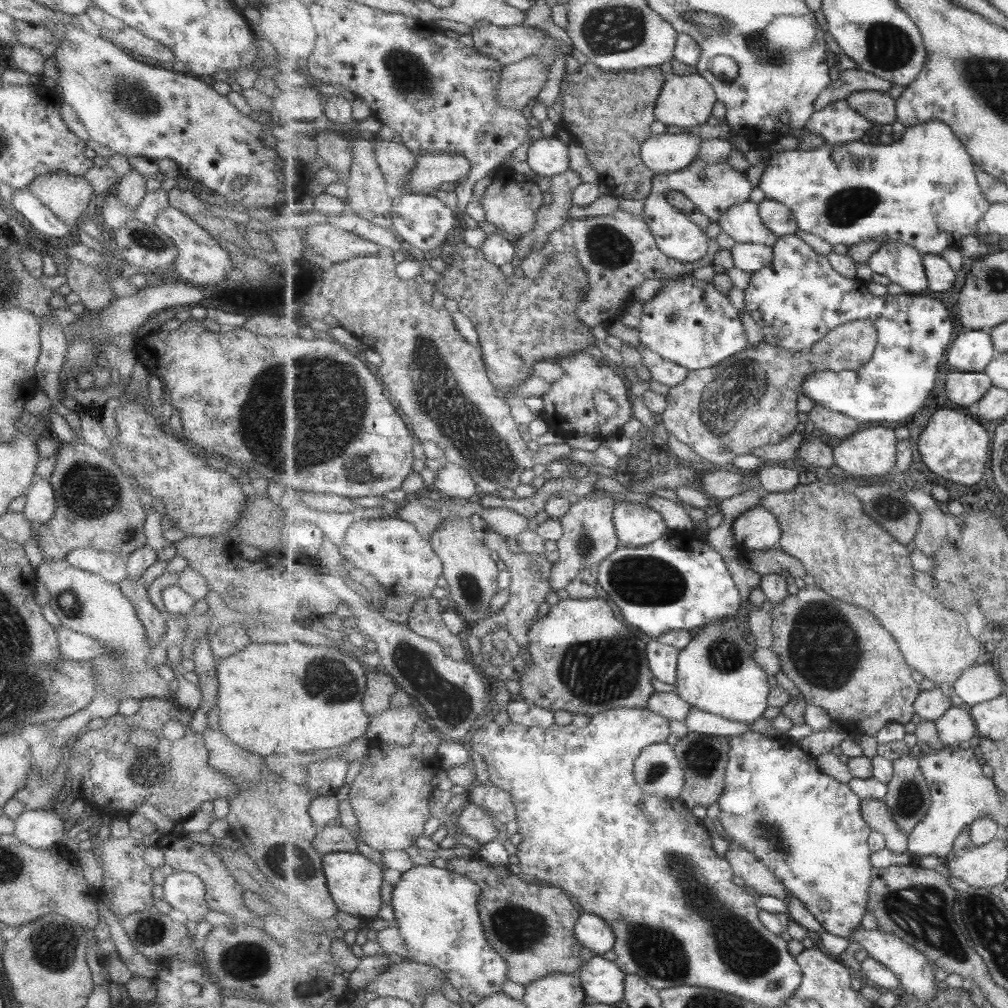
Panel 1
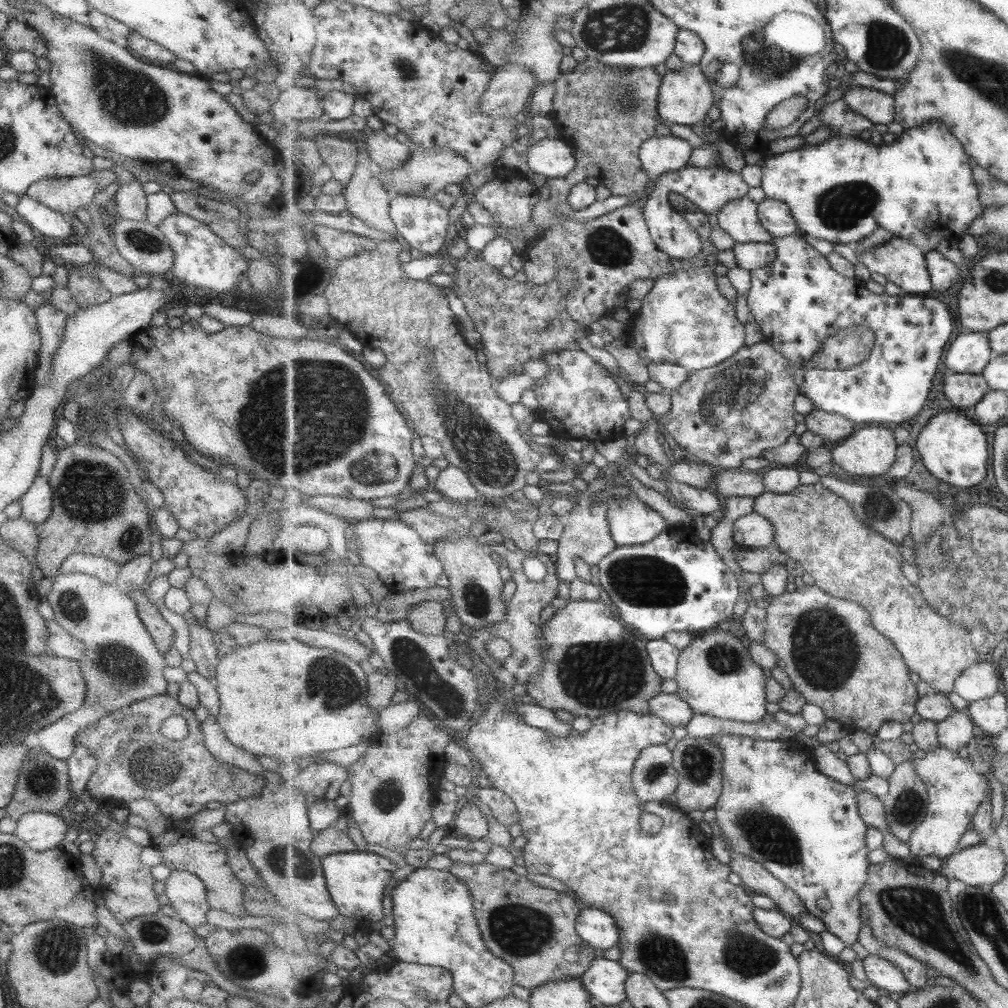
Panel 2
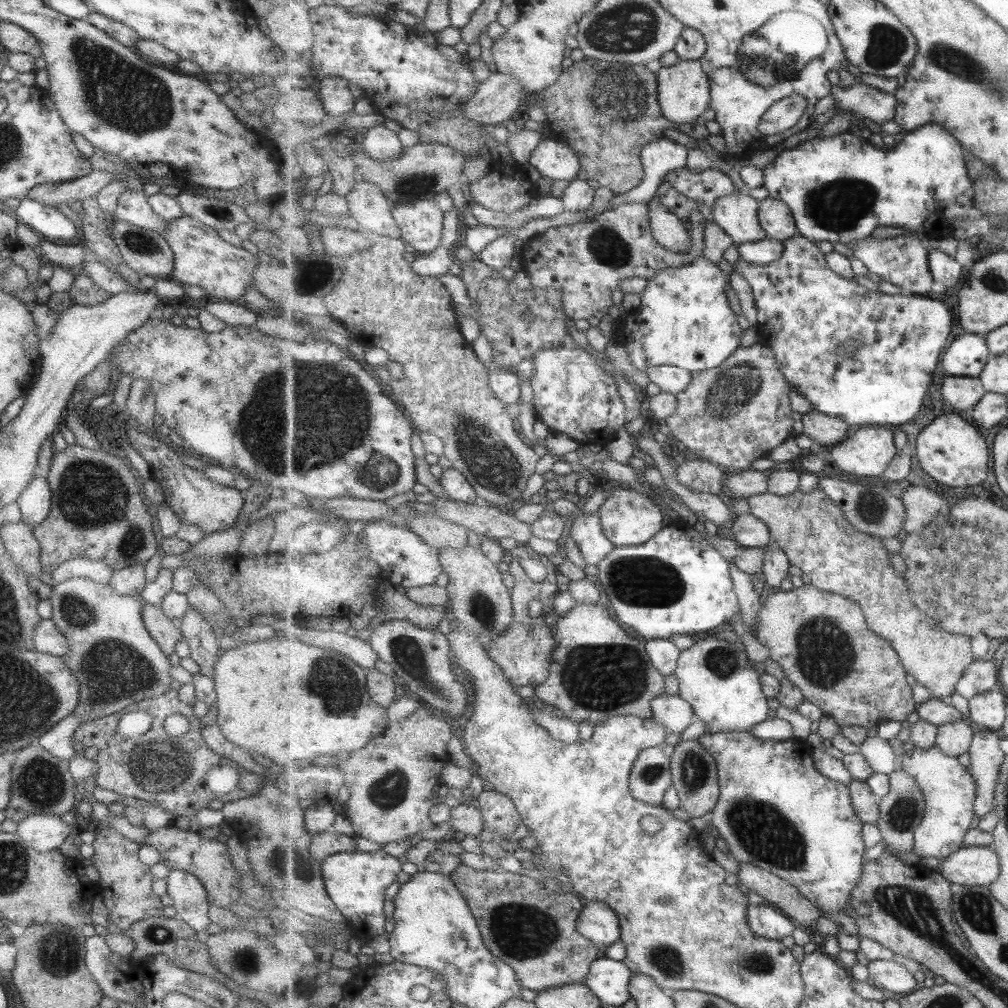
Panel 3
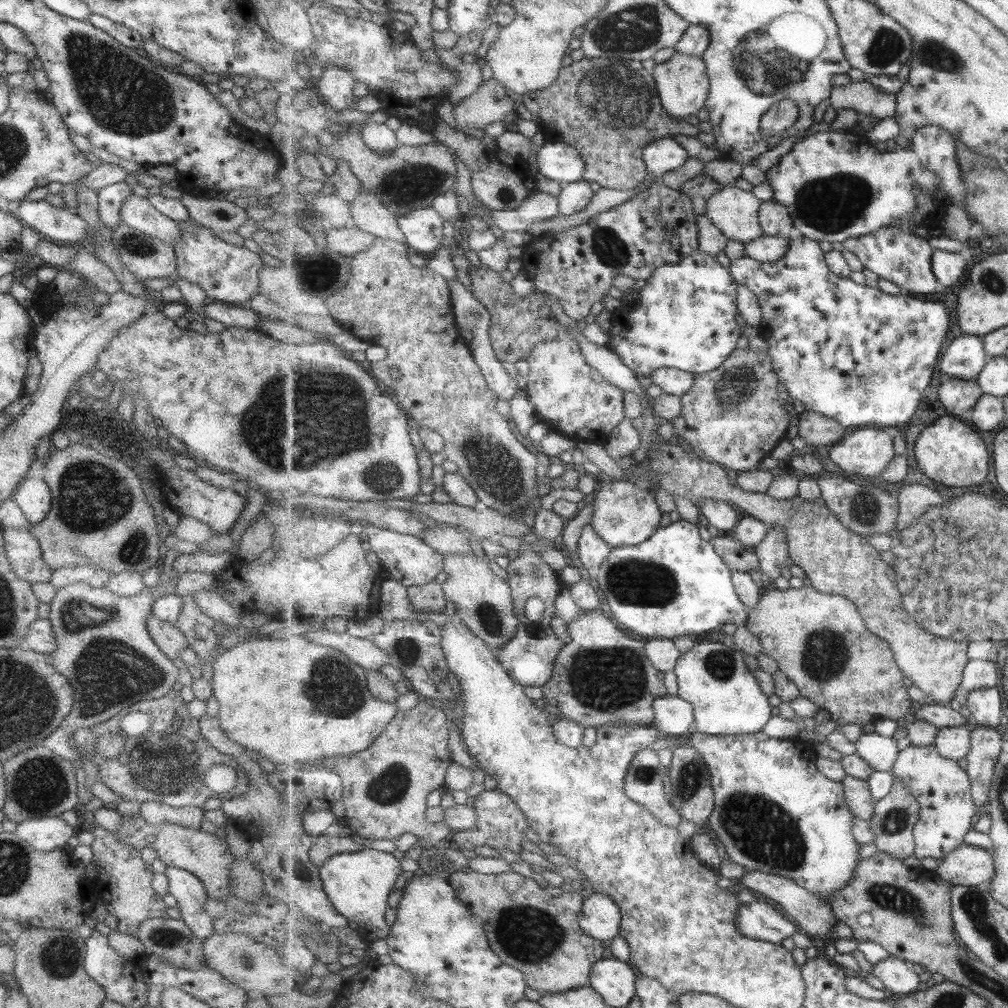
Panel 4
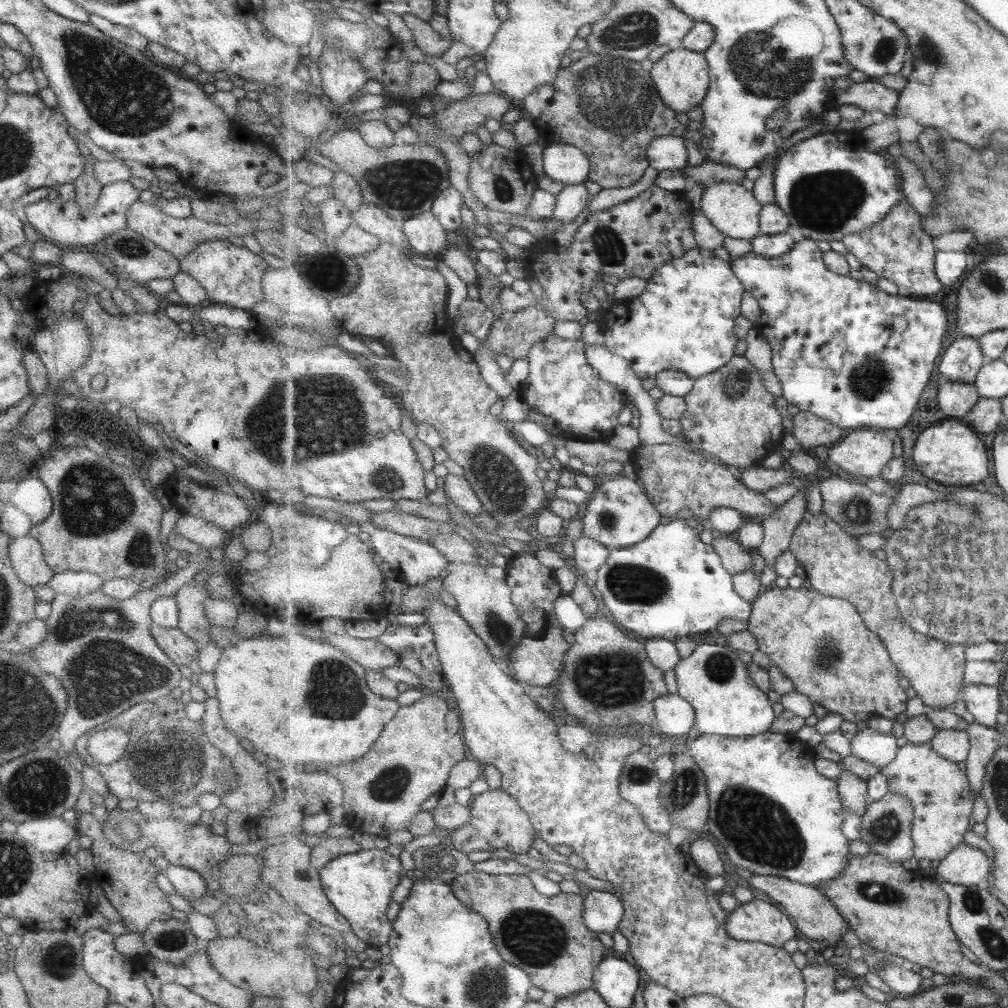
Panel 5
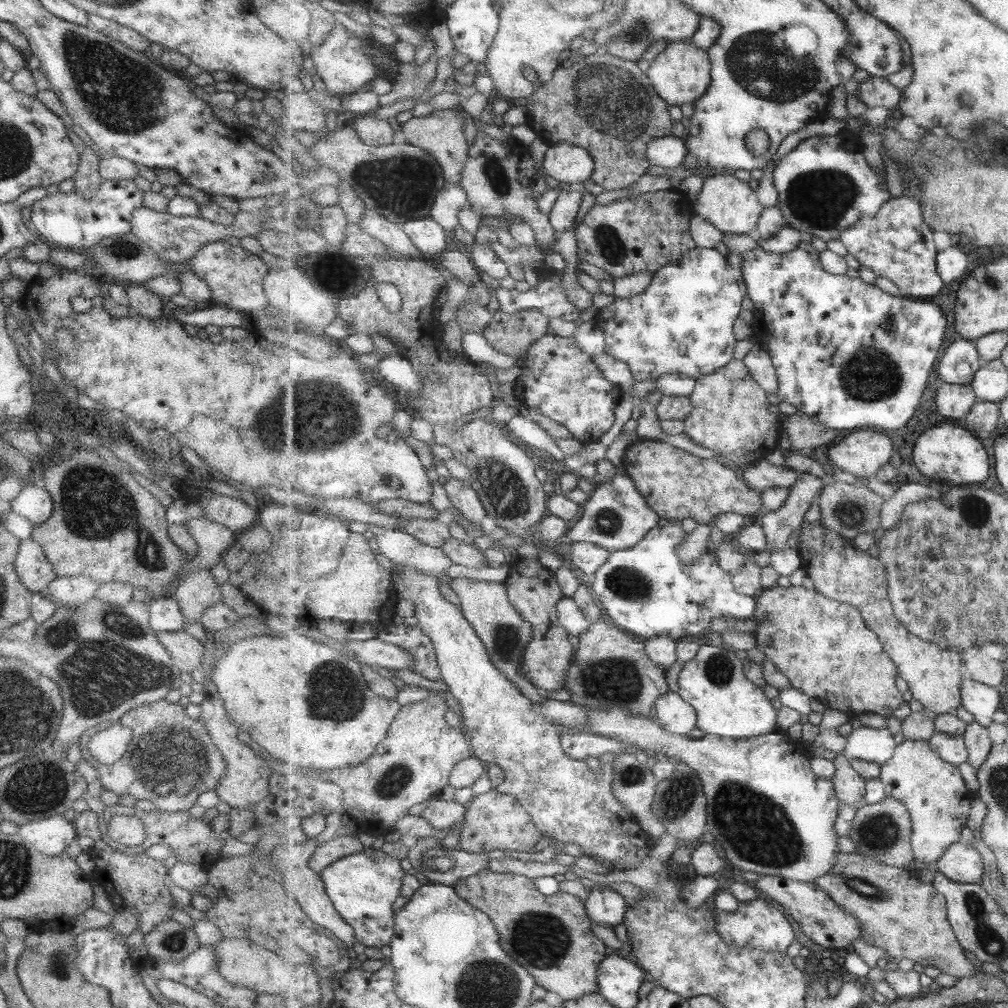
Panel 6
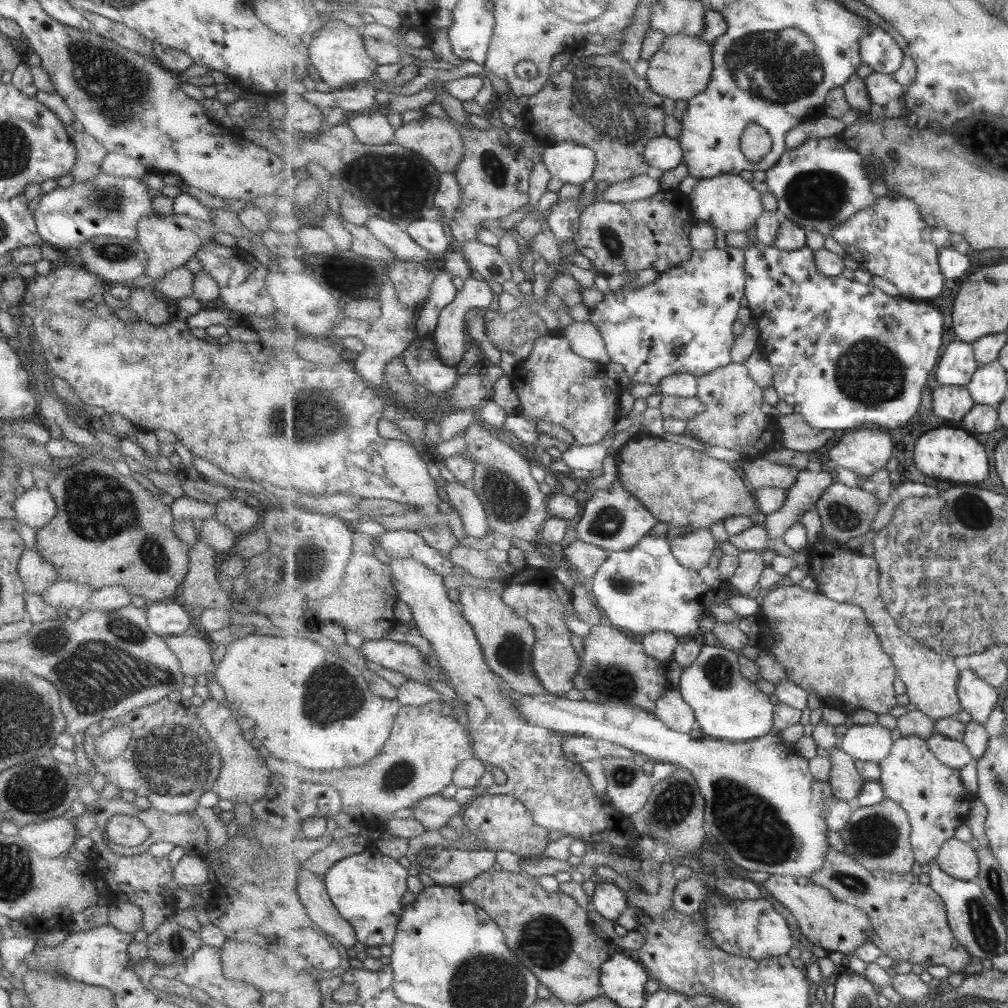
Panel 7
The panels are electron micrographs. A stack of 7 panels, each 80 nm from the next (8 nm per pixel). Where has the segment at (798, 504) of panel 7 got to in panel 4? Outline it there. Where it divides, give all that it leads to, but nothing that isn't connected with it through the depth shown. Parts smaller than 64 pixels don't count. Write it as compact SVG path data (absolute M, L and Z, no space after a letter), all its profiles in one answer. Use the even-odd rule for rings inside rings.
M782 526L771 528L768 537L754 549L760 558L761 572L772 580L782 576L783 569L787 568L790 559L787 533Z

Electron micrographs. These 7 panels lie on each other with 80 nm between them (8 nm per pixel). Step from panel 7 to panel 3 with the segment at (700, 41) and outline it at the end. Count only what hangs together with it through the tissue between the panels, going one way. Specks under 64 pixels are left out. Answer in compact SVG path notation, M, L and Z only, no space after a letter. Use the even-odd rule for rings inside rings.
M680 59L675 66L661 67L658 72L660 105L665 118L677 124L693 124L699 116L703 116L712 99L712 81L697 60Z

